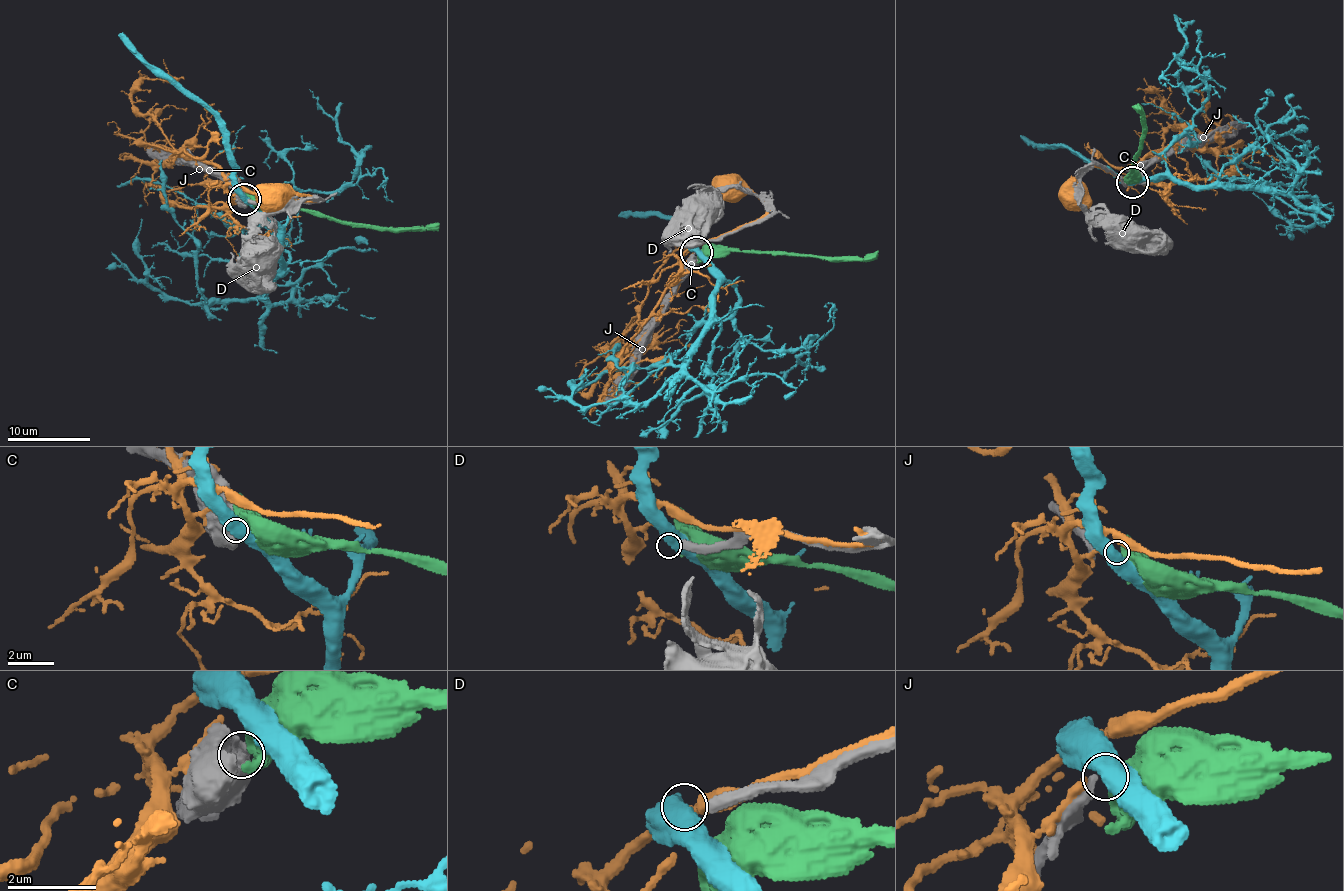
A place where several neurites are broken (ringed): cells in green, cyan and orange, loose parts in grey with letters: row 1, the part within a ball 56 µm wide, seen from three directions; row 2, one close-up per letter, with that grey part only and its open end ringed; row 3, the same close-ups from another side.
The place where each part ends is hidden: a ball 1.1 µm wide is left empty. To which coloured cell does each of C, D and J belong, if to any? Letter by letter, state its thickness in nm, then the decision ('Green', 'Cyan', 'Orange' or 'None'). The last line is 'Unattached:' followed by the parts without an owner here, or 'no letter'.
C: Thickness 950 nm. Green
D: Thickness 320 nm. None
J: Thickness 340 nm. None
Unattached: D, J

